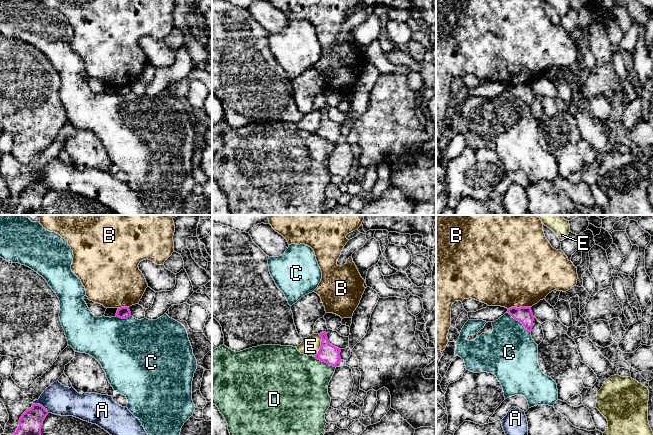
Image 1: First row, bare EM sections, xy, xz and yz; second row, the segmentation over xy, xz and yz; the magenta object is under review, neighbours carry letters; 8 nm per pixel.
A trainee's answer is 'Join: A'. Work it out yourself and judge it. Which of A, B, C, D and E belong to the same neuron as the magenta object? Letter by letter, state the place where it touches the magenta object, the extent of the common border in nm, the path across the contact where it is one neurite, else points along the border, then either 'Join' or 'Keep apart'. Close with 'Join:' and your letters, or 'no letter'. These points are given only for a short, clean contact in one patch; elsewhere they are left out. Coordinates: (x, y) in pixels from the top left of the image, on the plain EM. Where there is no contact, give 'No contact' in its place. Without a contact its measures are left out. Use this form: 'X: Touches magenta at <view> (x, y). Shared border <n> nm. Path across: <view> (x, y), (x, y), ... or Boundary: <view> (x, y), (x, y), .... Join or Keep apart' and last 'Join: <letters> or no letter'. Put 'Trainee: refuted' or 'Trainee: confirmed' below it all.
A: Touches magenta at xy (41, 181). Shared border 150 nm. Boundary: xy (33, 179), (39, 179), (48, 188). Keep apart
B: Touches magenta at yz (520, 83). Shared border 190 nm. Boundary: yz (530, 82), (510, 83), (508, 85). Keep apart
C: Touches magenta at yz (519, 97). Shared border 260 nm. Keep apart
D: Touches magenta at xz (325, 138). Shared border 190 nm. Keep apart
E: Touches magenta at xz (321, 121). Shared border 190 nm. Keep apart
Join: no letter
Trainee: refuted

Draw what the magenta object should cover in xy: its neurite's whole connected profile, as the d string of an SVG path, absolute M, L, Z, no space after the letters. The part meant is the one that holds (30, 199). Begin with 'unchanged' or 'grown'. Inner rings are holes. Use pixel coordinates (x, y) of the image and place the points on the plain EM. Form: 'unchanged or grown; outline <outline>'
unchanged; outline M33 180L19 196L12 215L41 215L41 204L48 187L40 180Z

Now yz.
unchanged; outline M511 83L507 87L515 96L521 98L527 107L532 107L534 92L531 83Z

